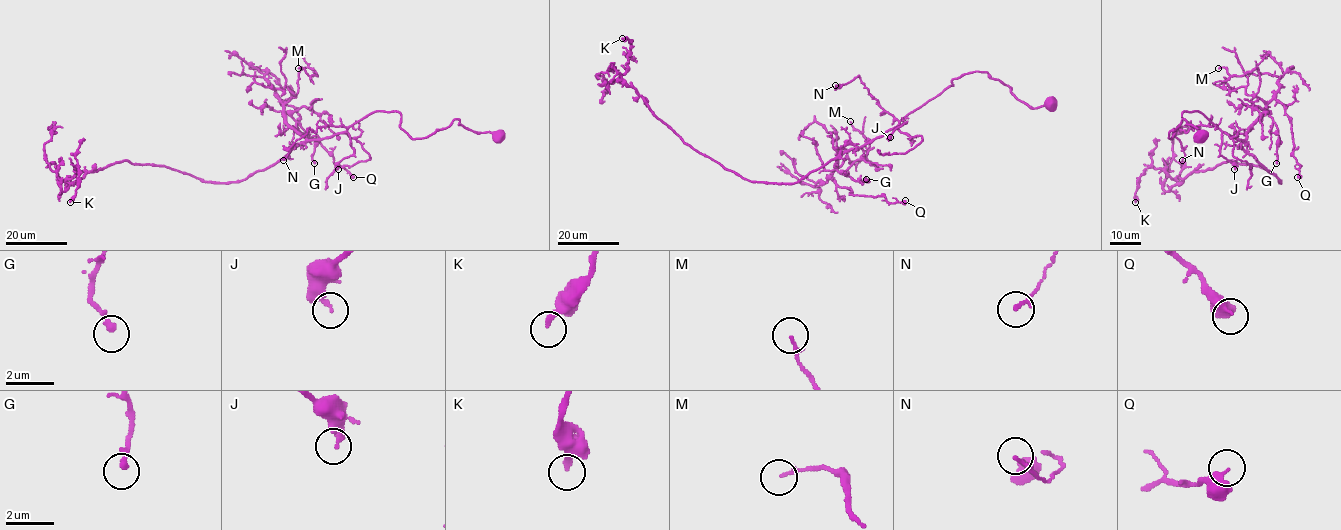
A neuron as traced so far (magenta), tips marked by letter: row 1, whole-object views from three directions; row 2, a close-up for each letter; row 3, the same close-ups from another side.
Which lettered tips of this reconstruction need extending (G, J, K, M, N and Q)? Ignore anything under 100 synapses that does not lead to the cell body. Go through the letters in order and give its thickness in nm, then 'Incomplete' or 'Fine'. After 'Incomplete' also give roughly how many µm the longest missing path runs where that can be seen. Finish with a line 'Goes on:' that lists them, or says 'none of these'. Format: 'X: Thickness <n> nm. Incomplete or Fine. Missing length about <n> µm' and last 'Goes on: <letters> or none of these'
G: Thickness 220 nm. Fine
J: Thickness 280 nm. Fine
K: Thickness 260 nm. Fine
M: Thickness 130 nm. Fine
N: Thickness 150 nm. Fine
Q: Thickness 400 nm. Fine
Goes on: none of these

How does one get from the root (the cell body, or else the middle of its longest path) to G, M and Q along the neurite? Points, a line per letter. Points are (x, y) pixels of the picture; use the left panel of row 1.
G: (499, 136), (454, 119), (413, 139), (399, 112), (375, 111), (307, 139), (284, 112), (314, 141), (314, 163)
M: (499, 136), (454, 119), (413, 139), (375, 111), (307, 139), (284, 112), (298, 73), (317, 75), (298, 68)
Q: (499, 136), (454, 119), (413, 139), (399, 112), (375, 111), (307, 139), (279, 99), (353, 177)

